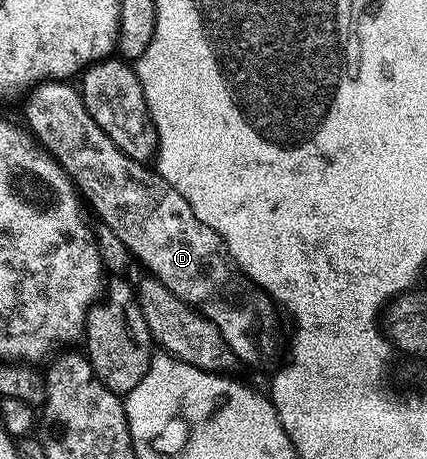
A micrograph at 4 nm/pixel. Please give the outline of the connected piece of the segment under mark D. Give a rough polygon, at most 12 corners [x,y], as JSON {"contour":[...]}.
{"contour":[[82,92],[26,94],[32,137],[140,266],[247,365],[284,352],[276,302]]}

